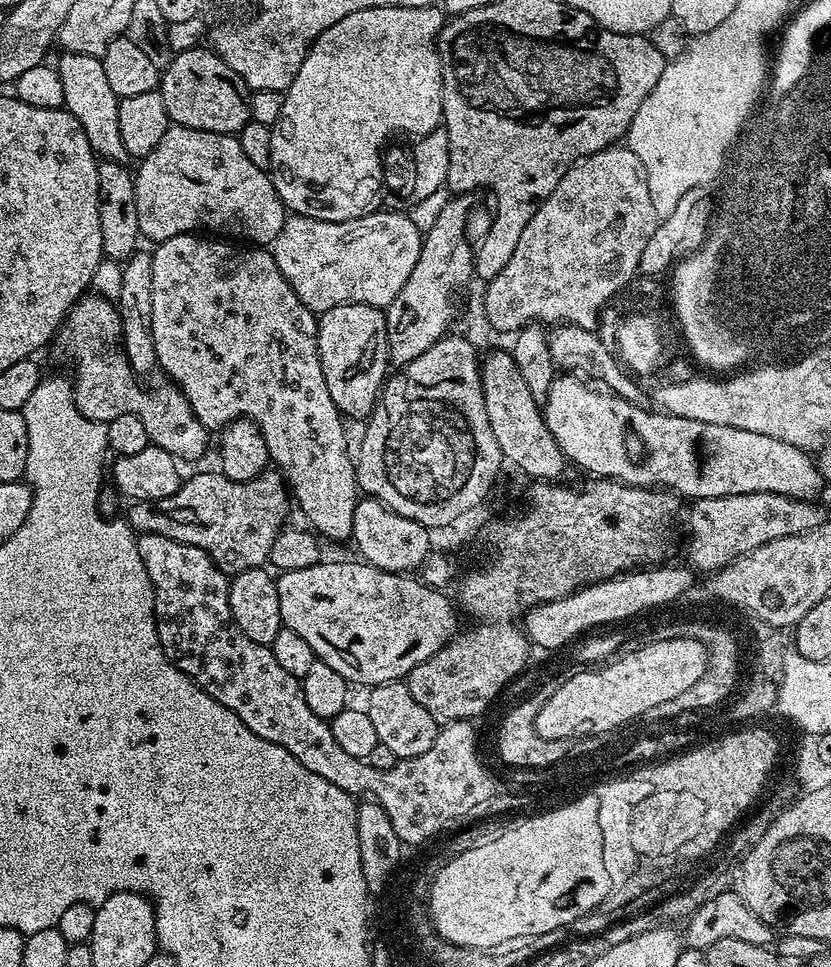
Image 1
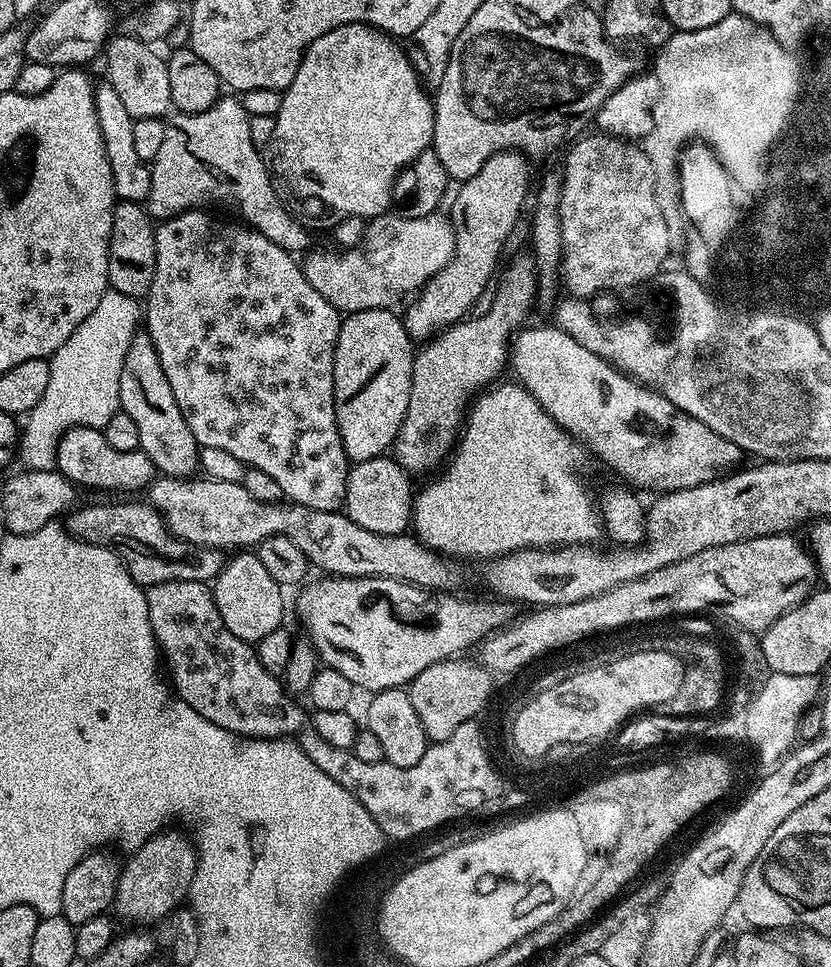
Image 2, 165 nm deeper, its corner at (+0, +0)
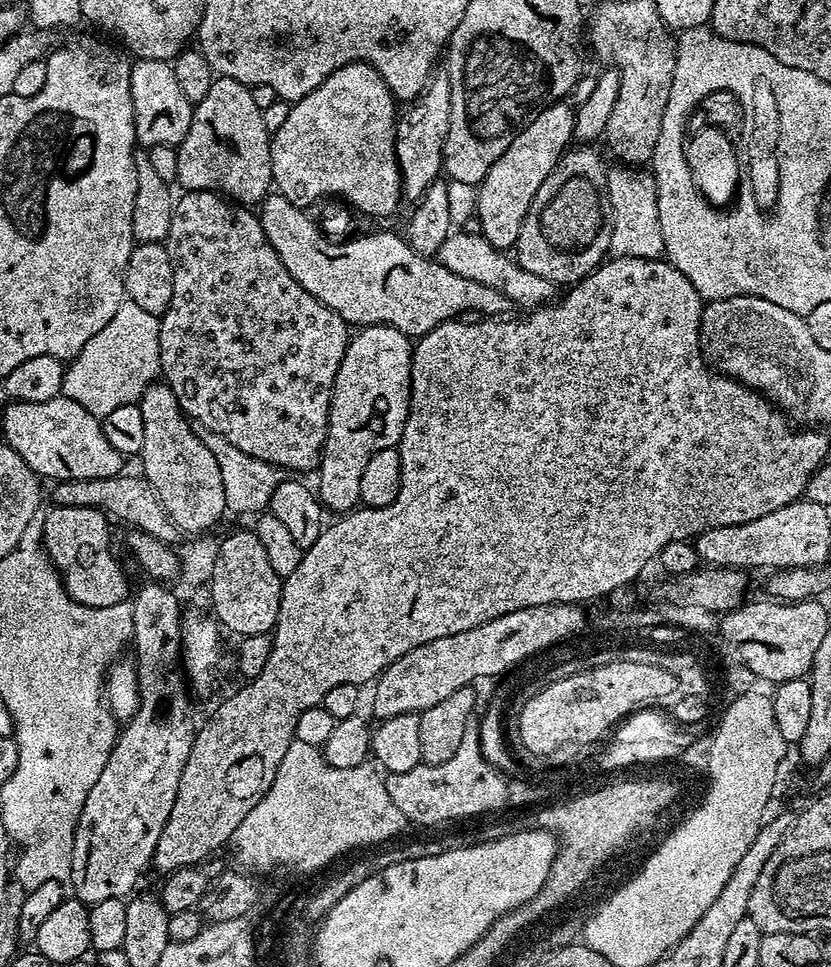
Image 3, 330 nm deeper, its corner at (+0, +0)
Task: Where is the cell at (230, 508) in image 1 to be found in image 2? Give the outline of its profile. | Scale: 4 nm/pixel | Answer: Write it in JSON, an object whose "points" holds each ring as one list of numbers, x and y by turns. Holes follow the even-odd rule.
{"points":[[147,502,88,504,85,508,78,508,67,517,68,531,78,540,85,540,87,544,97,544,115,552,134,578,134,582,141,586,187,580,212,582,225,566,226,556,219,548,196,548,196,556,184,556,190,552,189,545,164,525,164,519,159,512]]}

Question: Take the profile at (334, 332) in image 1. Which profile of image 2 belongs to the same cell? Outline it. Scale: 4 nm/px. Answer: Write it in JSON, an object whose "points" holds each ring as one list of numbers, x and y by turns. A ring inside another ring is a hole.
{"points":[[371,308,345,315,340,321,334,350,334,406,344,453,352,462,385,455,393,447,408,409,414,341,404,329,403,319,394,313]]}

